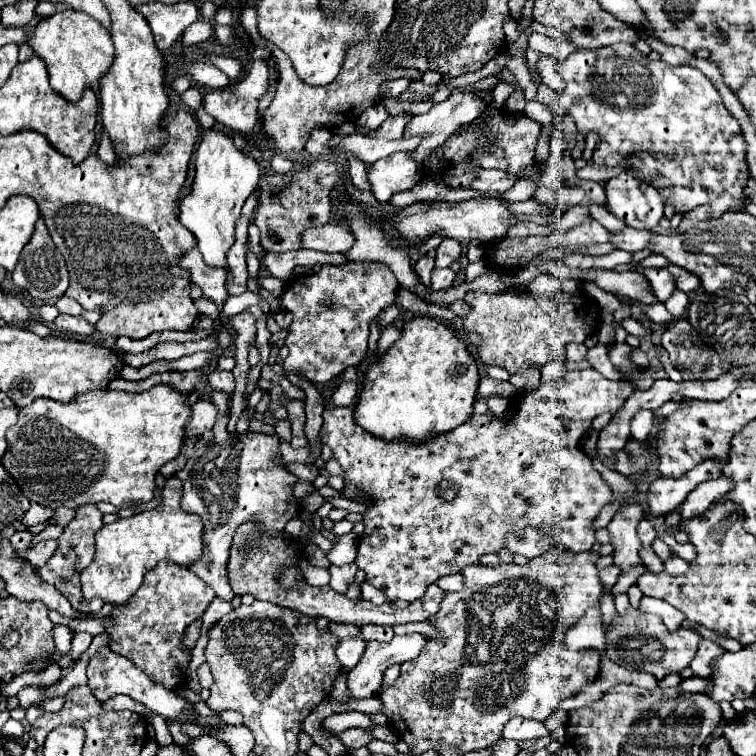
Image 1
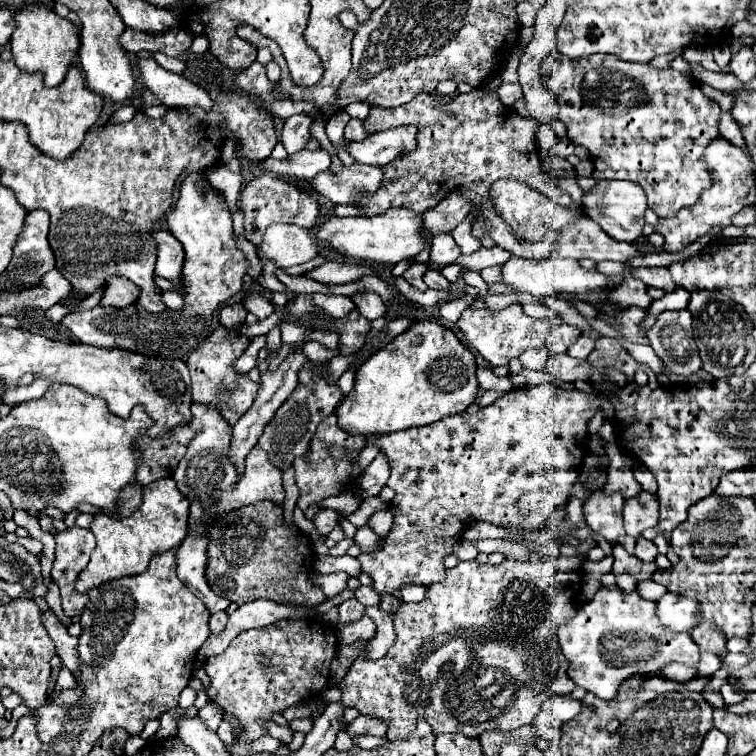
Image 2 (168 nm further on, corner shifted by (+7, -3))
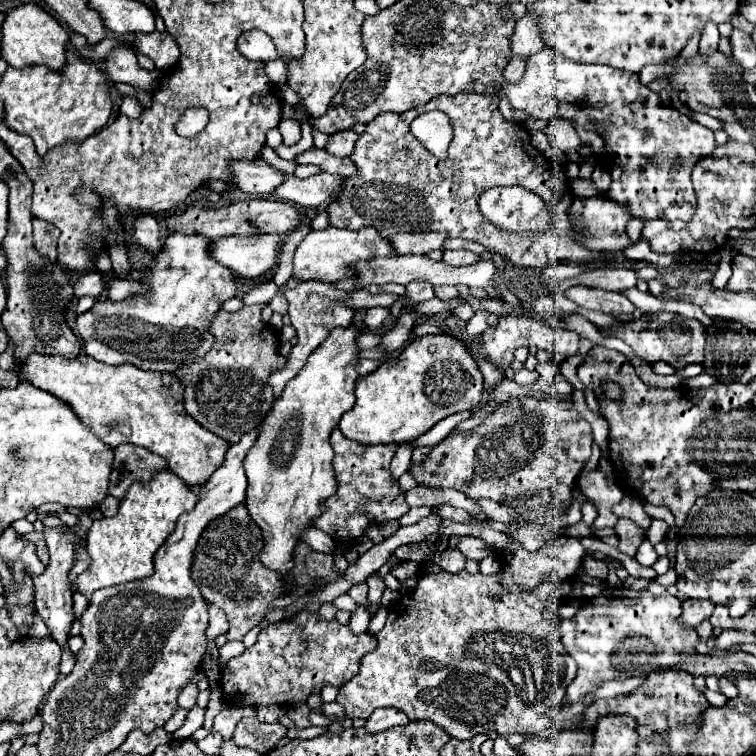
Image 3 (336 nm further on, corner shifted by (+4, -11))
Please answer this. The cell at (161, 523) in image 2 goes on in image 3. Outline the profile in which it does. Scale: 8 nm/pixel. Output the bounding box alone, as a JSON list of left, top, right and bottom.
[76,471,198,599]

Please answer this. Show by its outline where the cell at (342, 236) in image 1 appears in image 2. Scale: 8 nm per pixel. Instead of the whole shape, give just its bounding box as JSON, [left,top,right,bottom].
[257,225,317,269]

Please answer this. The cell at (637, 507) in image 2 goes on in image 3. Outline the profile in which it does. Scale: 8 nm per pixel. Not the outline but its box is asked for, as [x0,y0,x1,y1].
[614,519,646,557]

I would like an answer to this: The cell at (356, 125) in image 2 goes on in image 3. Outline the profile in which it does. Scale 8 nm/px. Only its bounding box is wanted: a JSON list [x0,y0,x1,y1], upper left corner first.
[326,129,358,157]

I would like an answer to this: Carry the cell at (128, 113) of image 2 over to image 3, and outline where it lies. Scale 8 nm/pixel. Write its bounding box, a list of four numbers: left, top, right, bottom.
[120,97,144,119]

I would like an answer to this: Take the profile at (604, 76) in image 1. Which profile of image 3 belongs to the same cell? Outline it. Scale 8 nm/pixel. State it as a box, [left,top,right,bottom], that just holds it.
[498,47,716,221]

